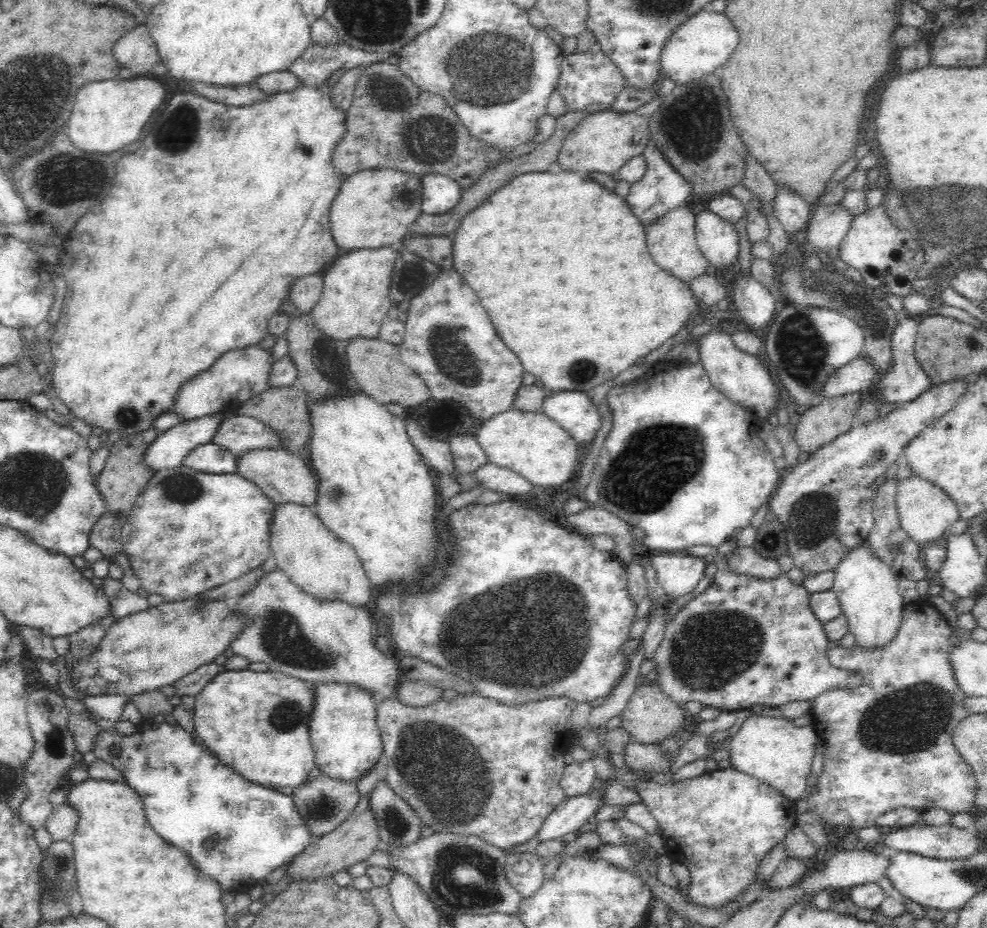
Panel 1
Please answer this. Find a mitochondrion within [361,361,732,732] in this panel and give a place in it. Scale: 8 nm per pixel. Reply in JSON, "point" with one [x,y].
{"point":[529,633]}

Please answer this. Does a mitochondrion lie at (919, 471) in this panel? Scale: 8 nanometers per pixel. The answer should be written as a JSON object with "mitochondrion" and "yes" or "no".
{"mitochondrion":"no"}

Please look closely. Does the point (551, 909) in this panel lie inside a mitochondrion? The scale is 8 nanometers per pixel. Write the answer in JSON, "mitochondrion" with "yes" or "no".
{"mitochondrion":"no"}

